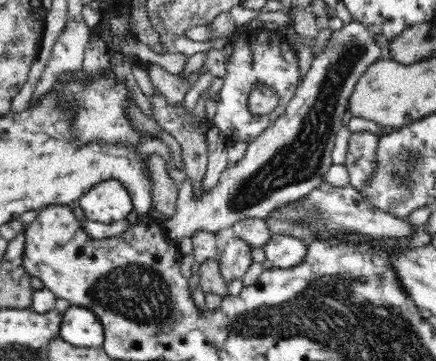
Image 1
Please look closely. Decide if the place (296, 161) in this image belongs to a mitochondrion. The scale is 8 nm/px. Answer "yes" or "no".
yes

